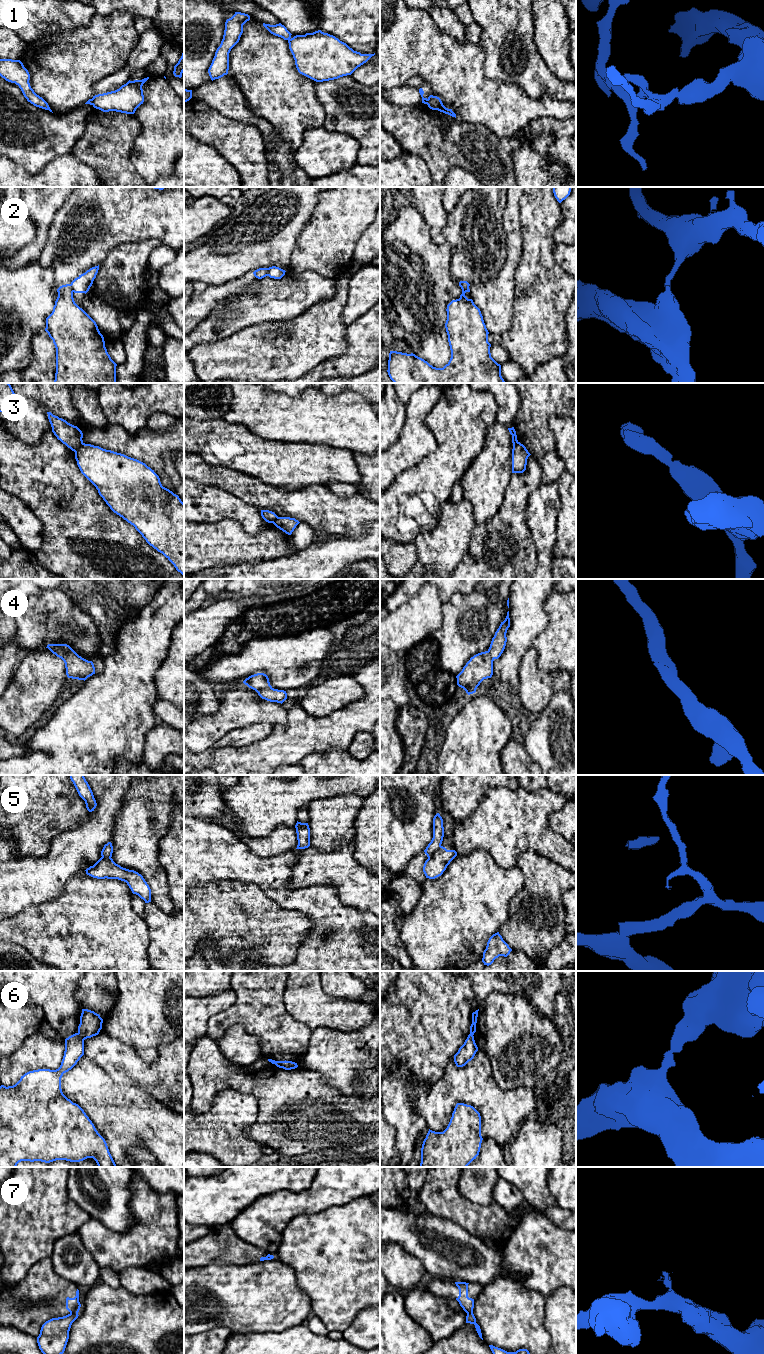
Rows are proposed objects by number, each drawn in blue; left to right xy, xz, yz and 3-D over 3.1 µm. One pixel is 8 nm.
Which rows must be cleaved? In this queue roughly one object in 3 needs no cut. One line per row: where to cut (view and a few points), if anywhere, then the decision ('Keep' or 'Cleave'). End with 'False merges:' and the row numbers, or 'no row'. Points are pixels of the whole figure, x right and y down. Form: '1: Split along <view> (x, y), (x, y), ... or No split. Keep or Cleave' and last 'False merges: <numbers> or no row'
1: Split along yz (426, 99), (427, 103). Cleave
2: Split along xy (69, 284), (73, 291). Cleave
3: Split along xy (82, 442), (75, 452). Cleave
4: No split. Keep
5: Split along yz (441, 846), (428, 858). Cleave
6: Split along xy (78, 1032), (84, 1039). Cleave
7: Split along xy (77, 1311), (70, 1313). Cleave
False merges: 1, 2, 3, 5, 6, 7

